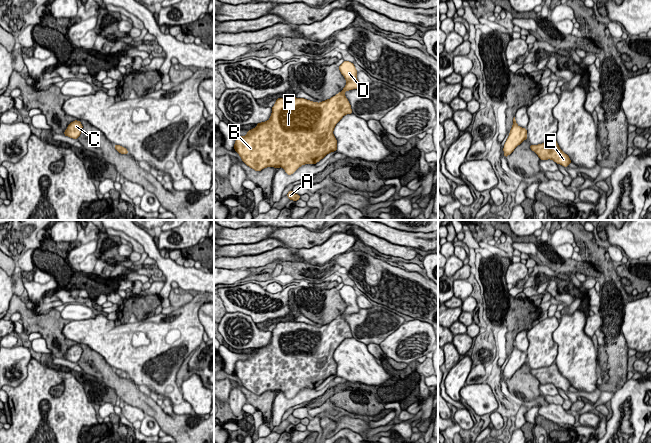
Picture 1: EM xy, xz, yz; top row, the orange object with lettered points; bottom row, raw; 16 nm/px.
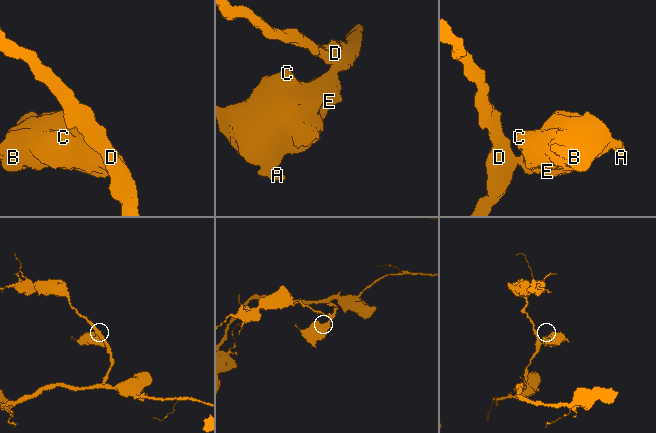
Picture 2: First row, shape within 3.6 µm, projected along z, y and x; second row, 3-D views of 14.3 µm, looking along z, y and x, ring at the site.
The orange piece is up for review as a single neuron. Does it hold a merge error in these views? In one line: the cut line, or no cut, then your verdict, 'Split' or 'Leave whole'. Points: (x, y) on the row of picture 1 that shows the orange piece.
No split. Leave whole

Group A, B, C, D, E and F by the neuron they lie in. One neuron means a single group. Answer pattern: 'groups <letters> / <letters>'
groups A B C D E F

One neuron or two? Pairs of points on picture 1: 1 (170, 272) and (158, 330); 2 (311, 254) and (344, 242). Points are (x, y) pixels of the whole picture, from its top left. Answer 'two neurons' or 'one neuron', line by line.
1: two neurons
2: one neuron

